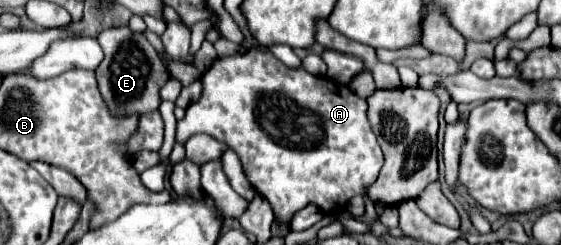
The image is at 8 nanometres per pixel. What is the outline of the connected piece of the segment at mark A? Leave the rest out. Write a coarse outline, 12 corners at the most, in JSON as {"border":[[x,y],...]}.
{"border":[[271,52],[223,56],[177,122],[289,224],[339,212],[383,152],[367,102]]}

